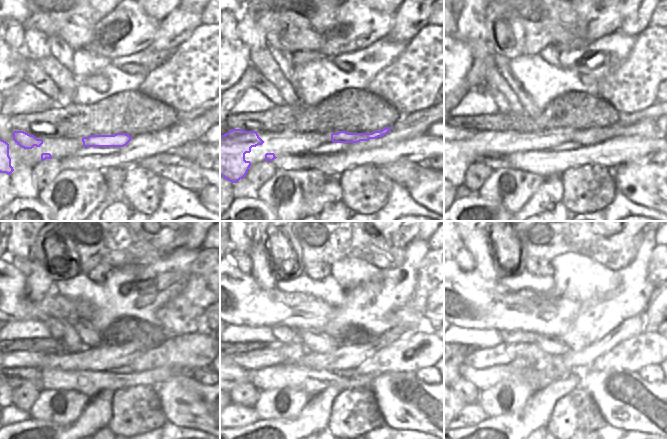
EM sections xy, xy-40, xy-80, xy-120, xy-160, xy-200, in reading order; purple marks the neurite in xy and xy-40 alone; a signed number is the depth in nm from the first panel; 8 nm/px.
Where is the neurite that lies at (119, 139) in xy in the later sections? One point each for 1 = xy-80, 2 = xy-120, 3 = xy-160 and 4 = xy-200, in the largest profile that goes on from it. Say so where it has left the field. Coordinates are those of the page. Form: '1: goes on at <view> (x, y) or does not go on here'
1: goes on at xy-80 (647, 128)
2: goes on at xy-120 (194, 351)
3: goes on at xy-160 (423, 348)
4: goes on at xy-200 (647, 348)

